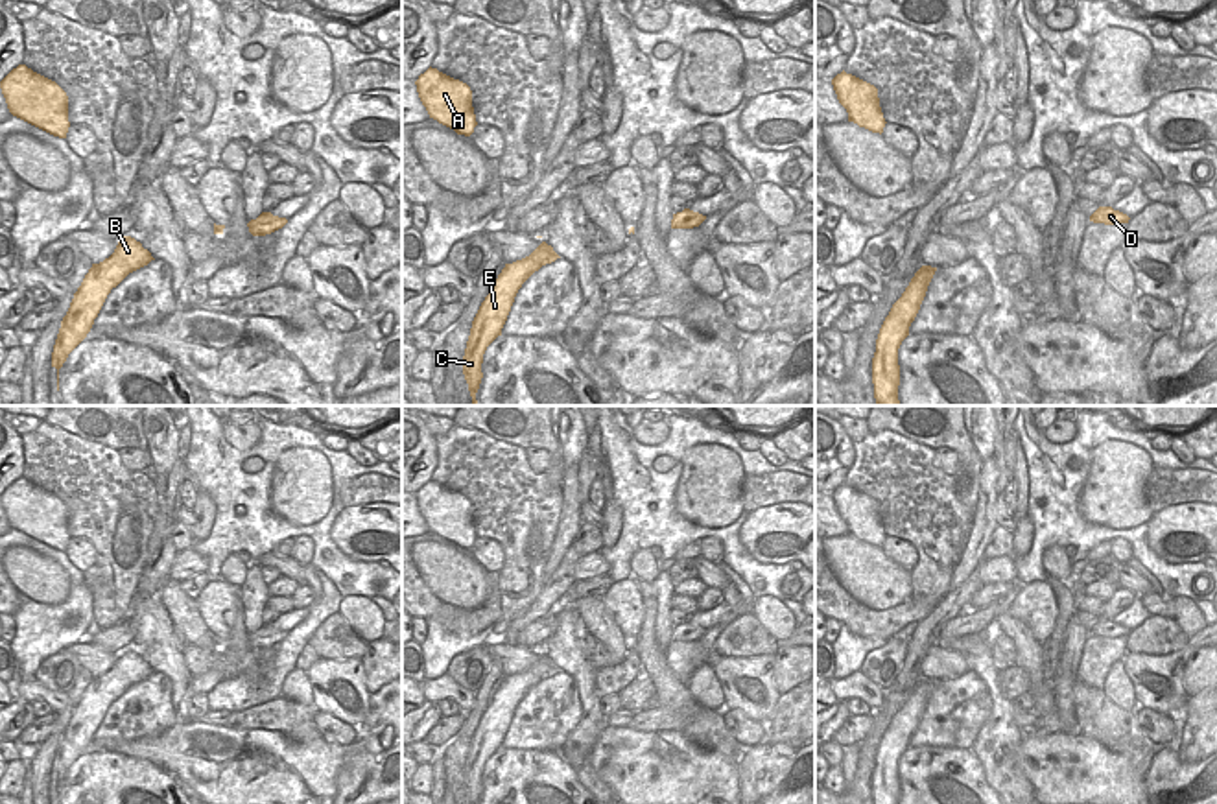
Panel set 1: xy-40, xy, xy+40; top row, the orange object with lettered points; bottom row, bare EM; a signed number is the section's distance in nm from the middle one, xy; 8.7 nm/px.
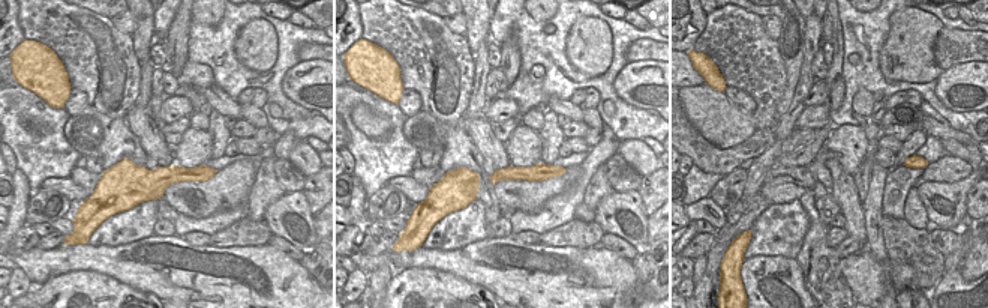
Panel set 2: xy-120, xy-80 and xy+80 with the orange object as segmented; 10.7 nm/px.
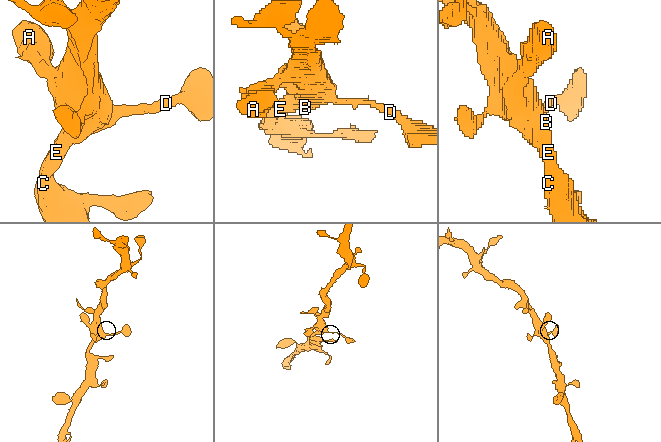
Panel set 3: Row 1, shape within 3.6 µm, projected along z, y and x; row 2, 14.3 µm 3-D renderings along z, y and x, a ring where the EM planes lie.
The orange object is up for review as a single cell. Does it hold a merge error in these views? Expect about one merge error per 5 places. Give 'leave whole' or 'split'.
leave whole

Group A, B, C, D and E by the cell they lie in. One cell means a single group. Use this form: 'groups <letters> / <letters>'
groups A B C D E

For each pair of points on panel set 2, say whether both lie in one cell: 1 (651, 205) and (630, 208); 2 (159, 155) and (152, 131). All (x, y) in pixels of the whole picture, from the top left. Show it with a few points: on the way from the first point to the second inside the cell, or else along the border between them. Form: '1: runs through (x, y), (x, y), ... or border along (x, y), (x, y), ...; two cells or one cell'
1: border along (636, 191), (646, 217); two cells
2: runs through (158, 149), (152, 143), (152, 137); one cell

